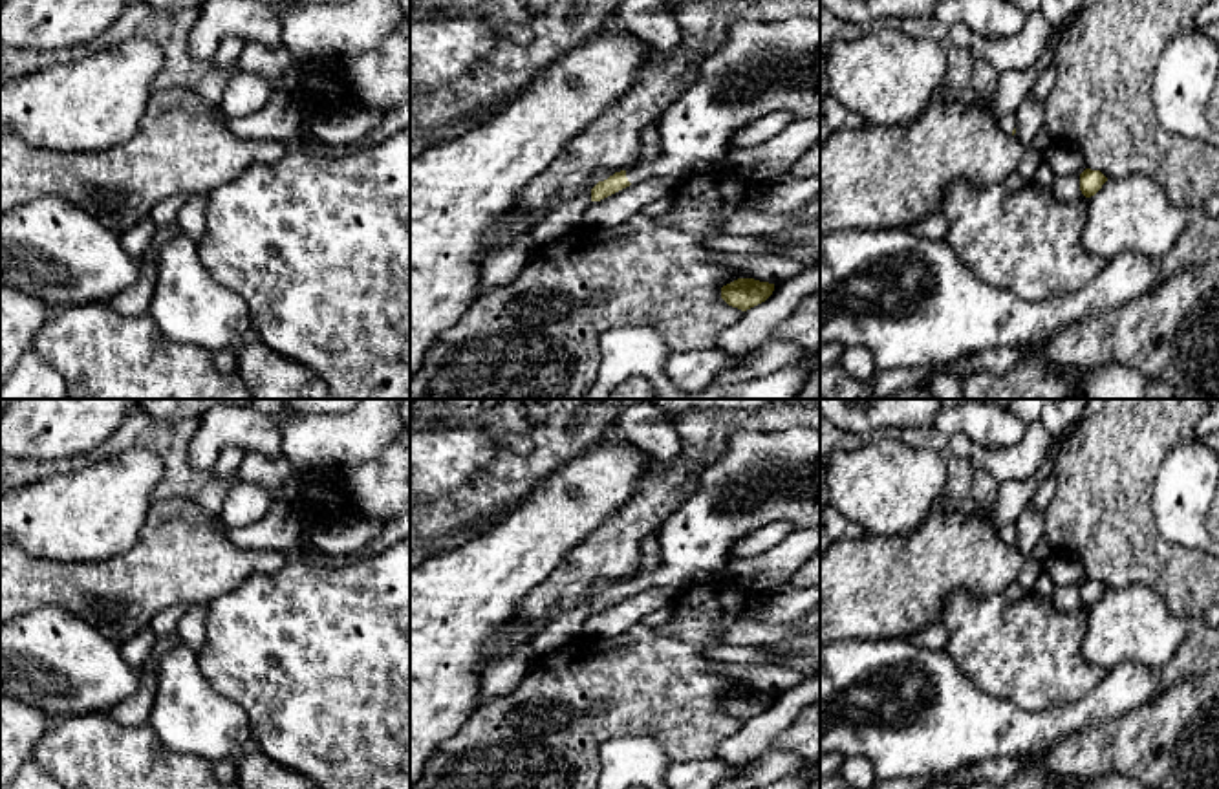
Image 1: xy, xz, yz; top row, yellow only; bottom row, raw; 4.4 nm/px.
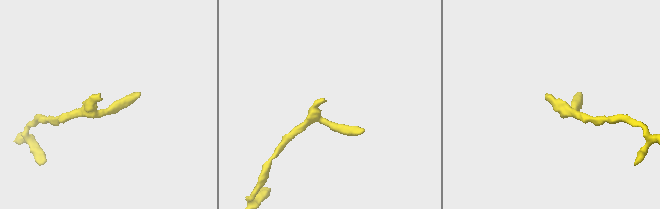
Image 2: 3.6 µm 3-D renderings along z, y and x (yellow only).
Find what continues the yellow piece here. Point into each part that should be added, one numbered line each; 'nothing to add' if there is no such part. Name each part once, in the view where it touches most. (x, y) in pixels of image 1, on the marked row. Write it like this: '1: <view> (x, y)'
1: xz (762, 66)

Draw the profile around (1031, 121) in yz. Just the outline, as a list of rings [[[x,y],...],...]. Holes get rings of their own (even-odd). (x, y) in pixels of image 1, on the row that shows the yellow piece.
[[[1032,93],[1014,112],[1016,115],[1016,137],[1030,146],[1034,139],[1047,132],[1045,103],[1038,101]]]

